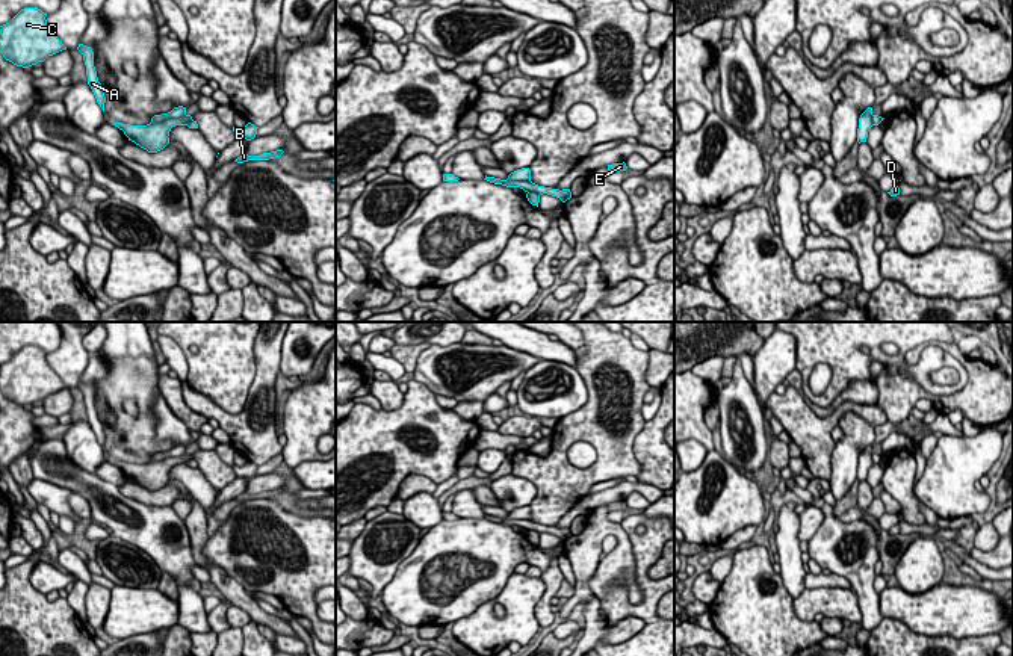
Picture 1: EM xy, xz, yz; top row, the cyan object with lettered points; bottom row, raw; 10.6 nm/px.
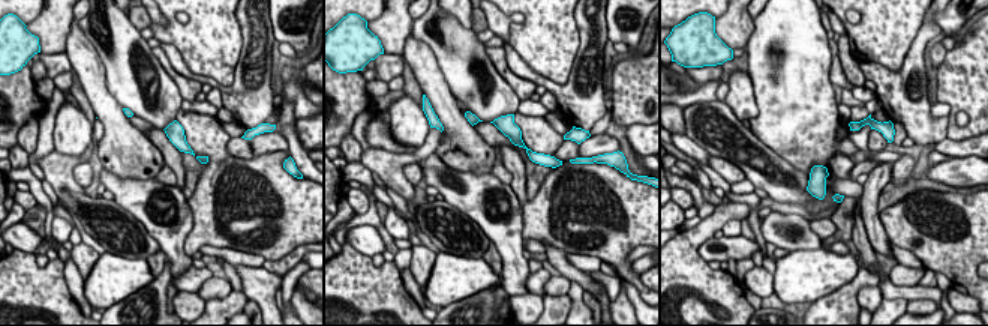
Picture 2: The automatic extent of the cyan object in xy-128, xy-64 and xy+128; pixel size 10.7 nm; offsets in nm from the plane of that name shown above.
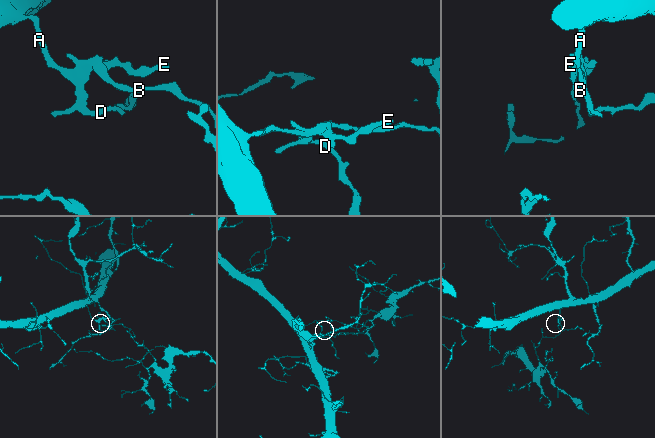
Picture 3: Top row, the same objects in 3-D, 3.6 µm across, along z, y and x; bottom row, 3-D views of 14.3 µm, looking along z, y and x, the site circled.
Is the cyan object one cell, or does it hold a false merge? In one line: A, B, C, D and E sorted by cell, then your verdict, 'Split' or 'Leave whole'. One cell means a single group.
Groups: A C D E / B. Split

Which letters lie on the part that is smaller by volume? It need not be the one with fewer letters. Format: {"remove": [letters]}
{"remove": ["B"]}

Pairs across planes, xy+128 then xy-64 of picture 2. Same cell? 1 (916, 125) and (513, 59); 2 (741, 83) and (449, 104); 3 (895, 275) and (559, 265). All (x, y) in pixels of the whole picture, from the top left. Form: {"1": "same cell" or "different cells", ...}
{"1": "same cell", "2": "different cells", "3": "different cells"}

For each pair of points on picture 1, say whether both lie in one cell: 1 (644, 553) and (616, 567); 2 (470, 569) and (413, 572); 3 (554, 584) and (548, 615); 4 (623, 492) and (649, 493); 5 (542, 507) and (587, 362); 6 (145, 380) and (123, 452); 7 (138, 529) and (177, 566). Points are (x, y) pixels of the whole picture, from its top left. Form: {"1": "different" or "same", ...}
{"1": "different", "2": "same", "3": "same", "4": "same", "5": "same", "6": "same", "7": "same"}

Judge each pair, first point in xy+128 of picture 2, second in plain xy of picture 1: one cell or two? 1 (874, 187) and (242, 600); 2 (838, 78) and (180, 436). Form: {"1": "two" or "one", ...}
{"1": "one", "2": "two"}

